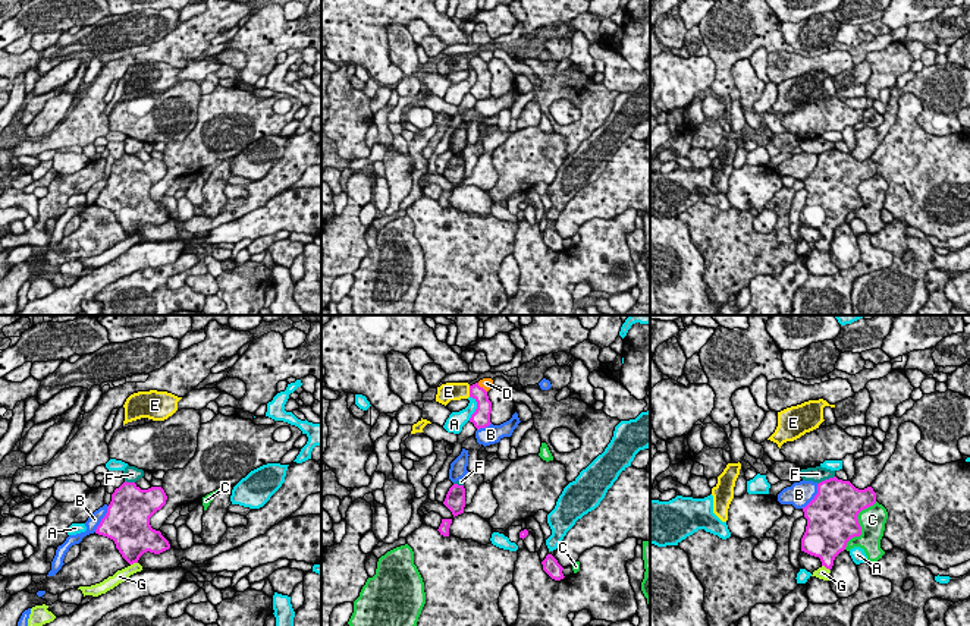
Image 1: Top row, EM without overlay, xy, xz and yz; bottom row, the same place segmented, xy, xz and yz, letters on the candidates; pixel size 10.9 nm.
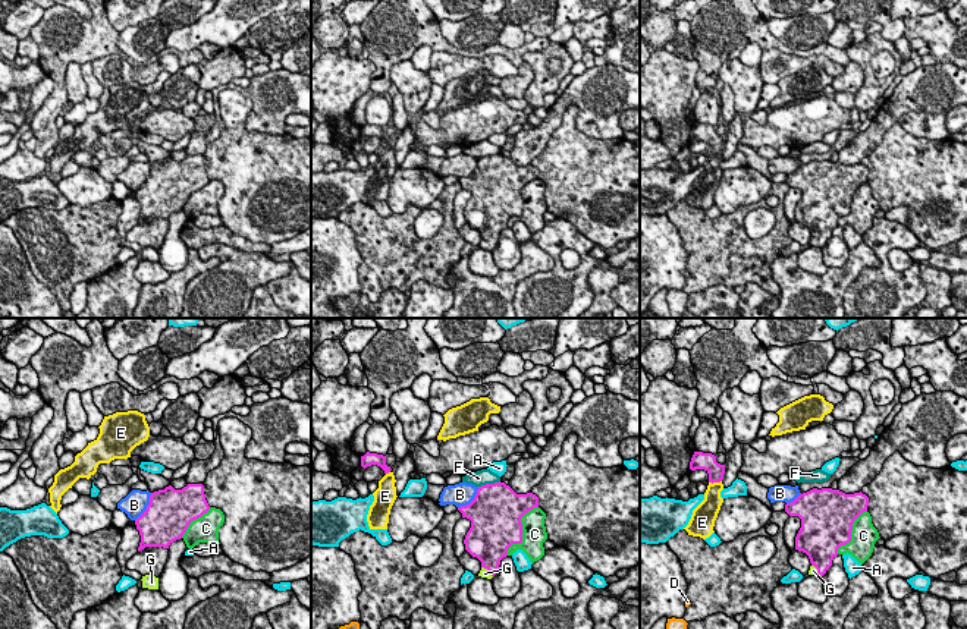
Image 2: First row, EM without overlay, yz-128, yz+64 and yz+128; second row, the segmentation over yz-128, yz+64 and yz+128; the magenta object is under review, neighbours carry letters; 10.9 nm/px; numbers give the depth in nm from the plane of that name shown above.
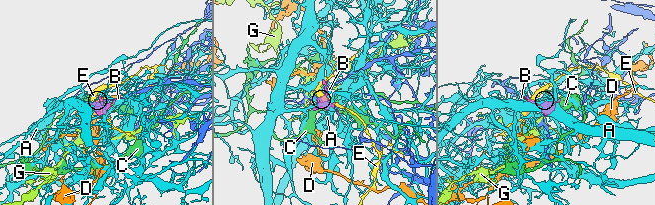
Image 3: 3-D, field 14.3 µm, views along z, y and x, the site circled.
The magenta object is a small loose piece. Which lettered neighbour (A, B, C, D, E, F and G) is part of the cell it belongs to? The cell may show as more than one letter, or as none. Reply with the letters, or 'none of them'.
G

